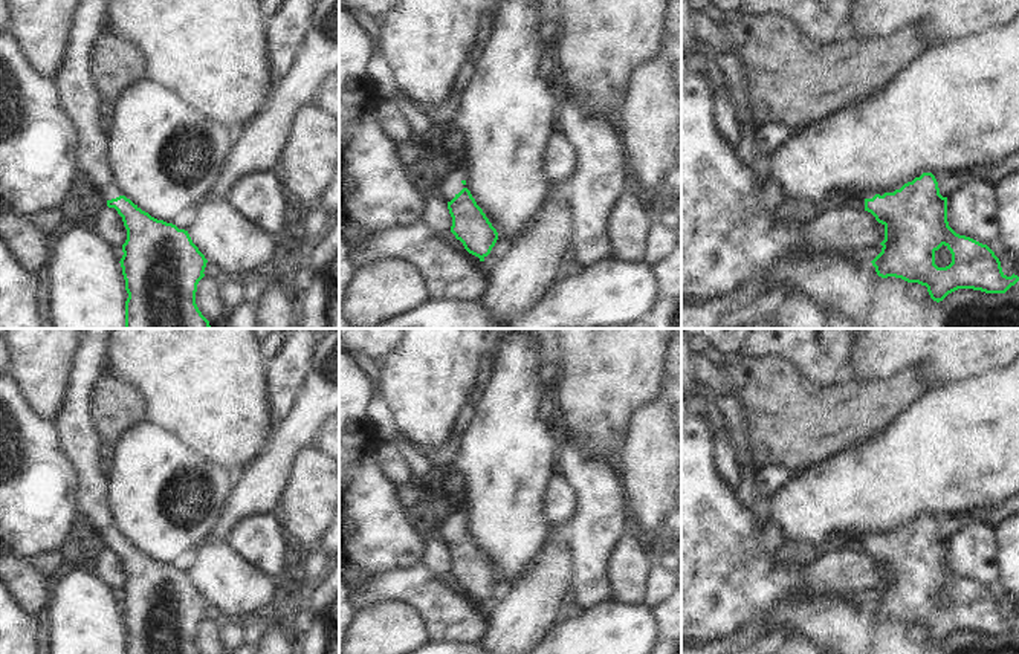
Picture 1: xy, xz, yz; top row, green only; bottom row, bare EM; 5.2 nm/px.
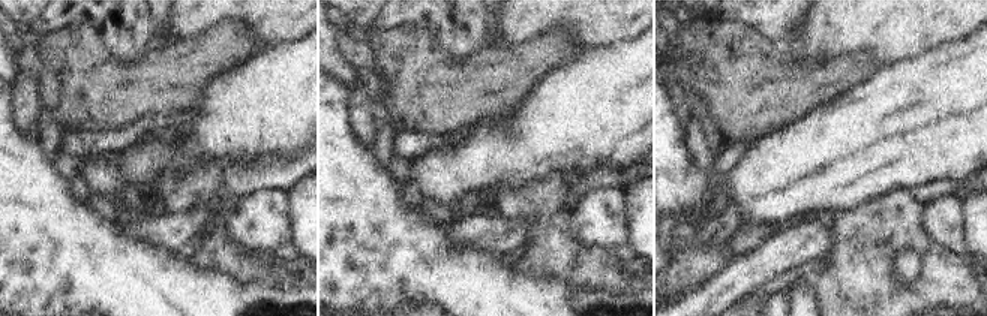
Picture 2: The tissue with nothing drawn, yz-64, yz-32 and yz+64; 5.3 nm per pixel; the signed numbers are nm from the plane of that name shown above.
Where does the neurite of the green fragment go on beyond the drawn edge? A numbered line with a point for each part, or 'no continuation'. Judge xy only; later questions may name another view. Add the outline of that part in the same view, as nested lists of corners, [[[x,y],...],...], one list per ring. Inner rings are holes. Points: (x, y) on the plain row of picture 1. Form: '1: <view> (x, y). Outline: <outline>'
1: xy (78, 439). Outline: [[[82,329],[67,377],[66,394],[55,416],[61,449],[76,474],[76,512],[81,513],[105,542],[122,538],[107,501],[107,477],[98,466],[101,439],[90,414],[92,391],[107,373],[105,350],[112,329]]]

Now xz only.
1: xz (451, 527). Outline: [[[454,512],[446,516],[445,523],[437,529],[434,538],[443,539],[446,544],[451,544],[466,527],[461,524],[467,520],[464,512]]]

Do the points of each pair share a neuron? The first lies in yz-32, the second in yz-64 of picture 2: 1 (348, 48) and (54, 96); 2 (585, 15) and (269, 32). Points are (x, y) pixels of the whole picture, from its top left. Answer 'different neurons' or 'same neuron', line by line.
1: same neuron
2: same neuron

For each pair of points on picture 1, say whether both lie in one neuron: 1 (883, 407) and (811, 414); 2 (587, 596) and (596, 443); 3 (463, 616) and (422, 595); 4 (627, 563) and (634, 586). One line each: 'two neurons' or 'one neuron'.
1: one neuron
2: two neurons
3: one neuron
4: one neuron

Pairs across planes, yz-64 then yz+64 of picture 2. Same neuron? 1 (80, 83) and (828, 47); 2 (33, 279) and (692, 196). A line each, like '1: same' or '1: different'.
1: different
2: same

